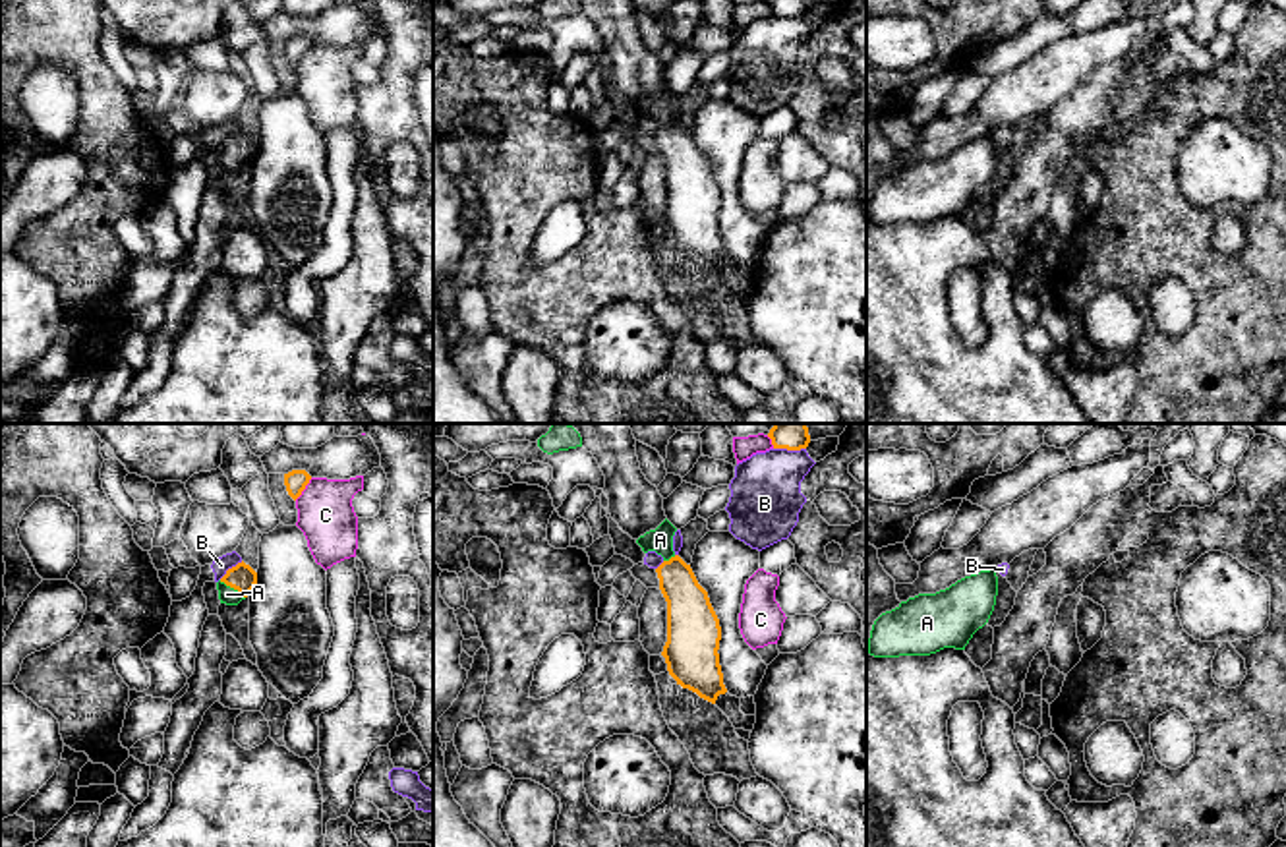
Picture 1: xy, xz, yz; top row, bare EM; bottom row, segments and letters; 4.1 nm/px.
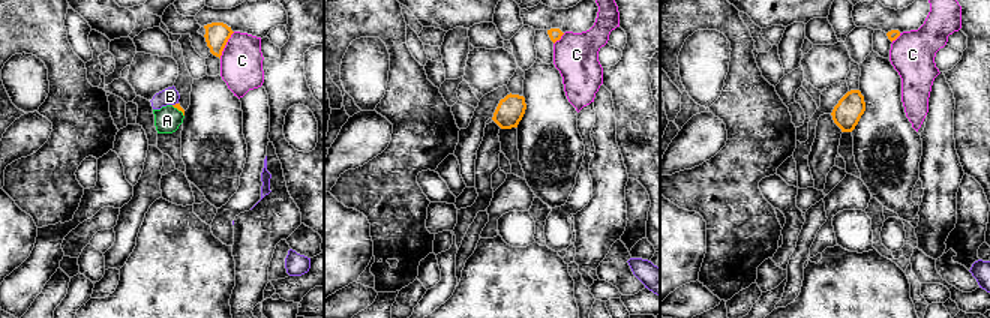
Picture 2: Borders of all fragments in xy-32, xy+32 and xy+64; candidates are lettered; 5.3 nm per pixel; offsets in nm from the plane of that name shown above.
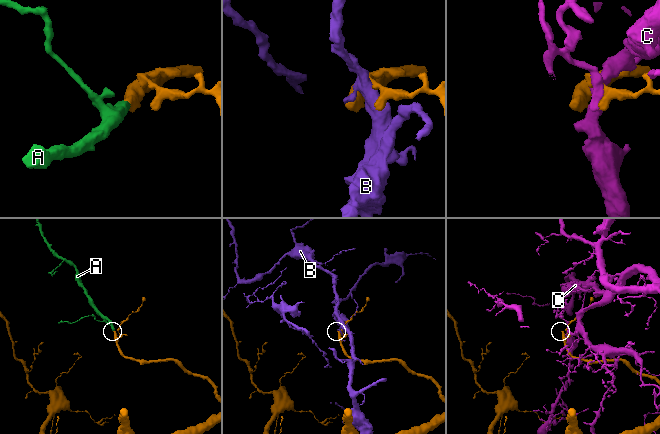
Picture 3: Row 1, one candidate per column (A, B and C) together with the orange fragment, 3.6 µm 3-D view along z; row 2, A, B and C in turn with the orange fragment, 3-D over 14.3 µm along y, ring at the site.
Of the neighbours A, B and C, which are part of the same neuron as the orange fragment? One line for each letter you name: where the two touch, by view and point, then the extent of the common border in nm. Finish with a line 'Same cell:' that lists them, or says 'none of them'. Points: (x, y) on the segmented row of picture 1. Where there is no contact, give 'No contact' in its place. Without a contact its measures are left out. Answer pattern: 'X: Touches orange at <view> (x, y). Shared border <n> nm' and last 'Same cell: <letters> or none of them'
A: Touches orange at xy (233, 586). Shared border 130 nm
Same cell: A

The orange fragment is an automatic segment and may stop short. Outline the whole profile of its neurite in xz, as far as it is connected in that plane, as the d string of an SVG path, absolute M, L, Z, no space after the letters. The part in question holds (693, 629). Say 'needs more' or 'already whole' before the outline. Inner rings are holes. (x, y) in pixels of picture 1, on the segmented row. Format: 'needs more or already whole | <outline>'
needs more | M665 518L636 540L644 553L656 551L663 557L656 569L667 601L667 642L661 656L677 685L716 704L717 696L727 692L717 654L721 627L708 592L698 584L690 565L673 551L675 532Z

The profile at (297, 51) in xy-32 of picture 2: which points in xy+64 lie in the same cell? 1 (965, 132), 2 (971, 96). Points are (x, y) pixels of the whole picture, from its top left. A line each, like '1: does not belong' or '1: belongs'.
1: belongs
2: belongs

